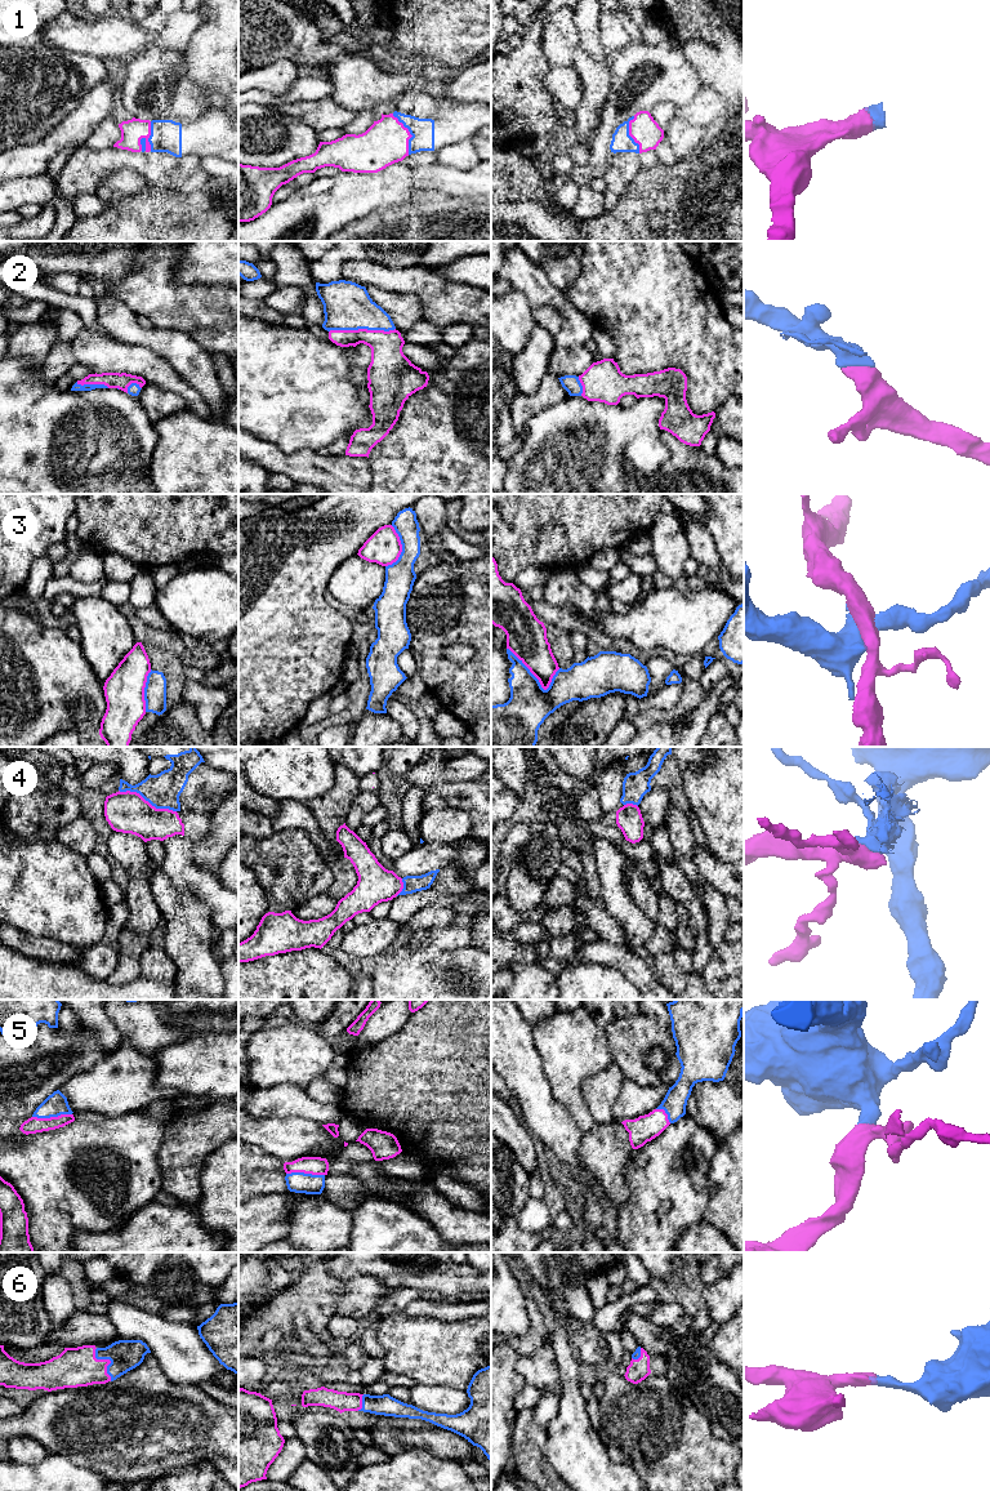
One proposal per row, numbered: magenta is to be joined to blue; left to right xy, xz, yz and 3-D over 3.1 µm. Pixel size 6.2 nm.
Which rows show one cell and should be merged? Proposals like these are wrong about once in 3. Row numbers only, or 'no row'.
1, 2, 5, 6

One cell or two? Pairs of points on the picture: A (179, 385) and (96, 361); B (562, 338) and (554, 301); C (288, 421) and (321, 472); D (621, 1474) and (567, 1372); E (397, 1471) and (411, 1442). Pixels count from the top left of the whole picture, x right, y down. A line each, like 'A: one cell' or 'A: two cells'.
A: one cell
B: one cell
C: two cells
D: one cell
E: two cells

